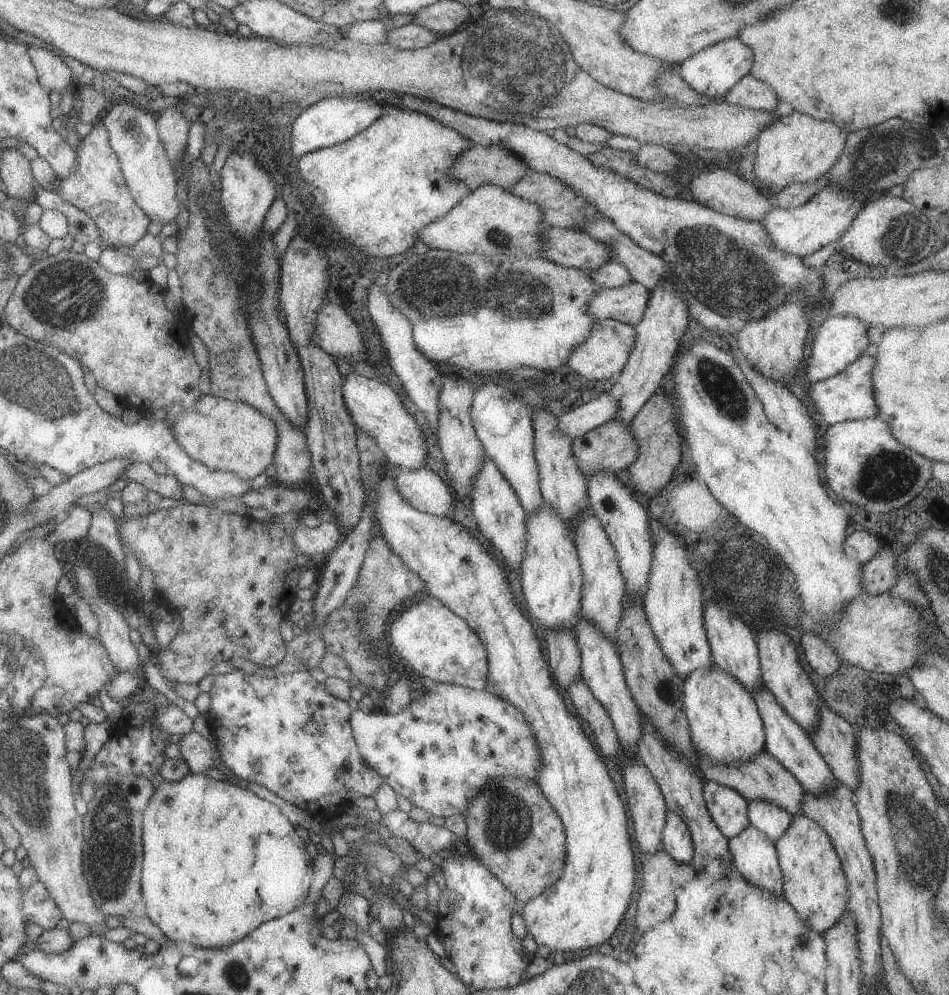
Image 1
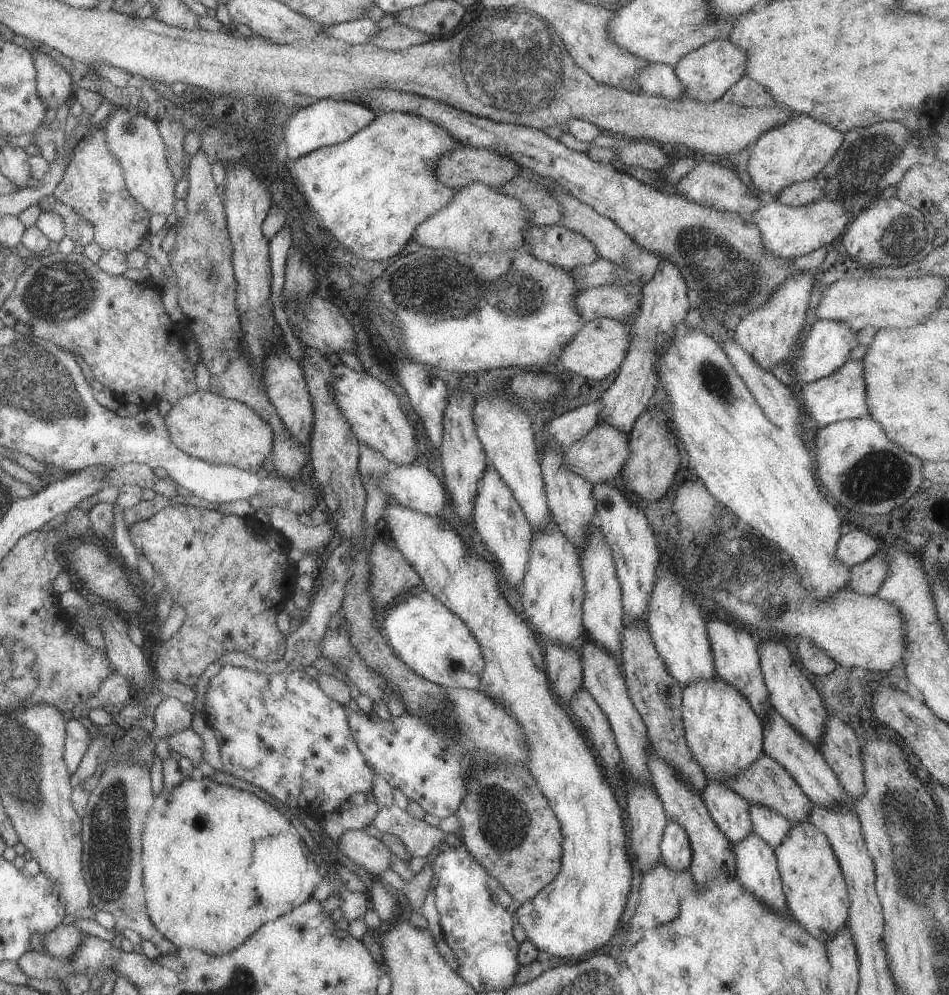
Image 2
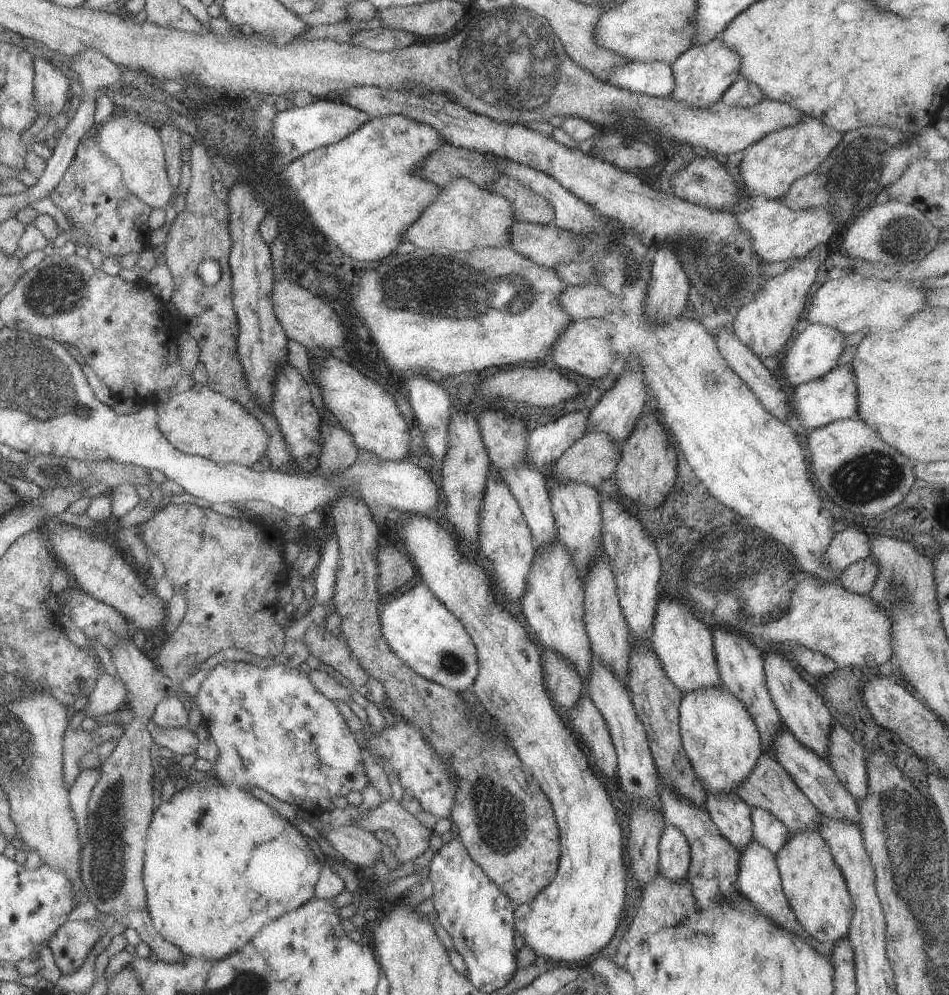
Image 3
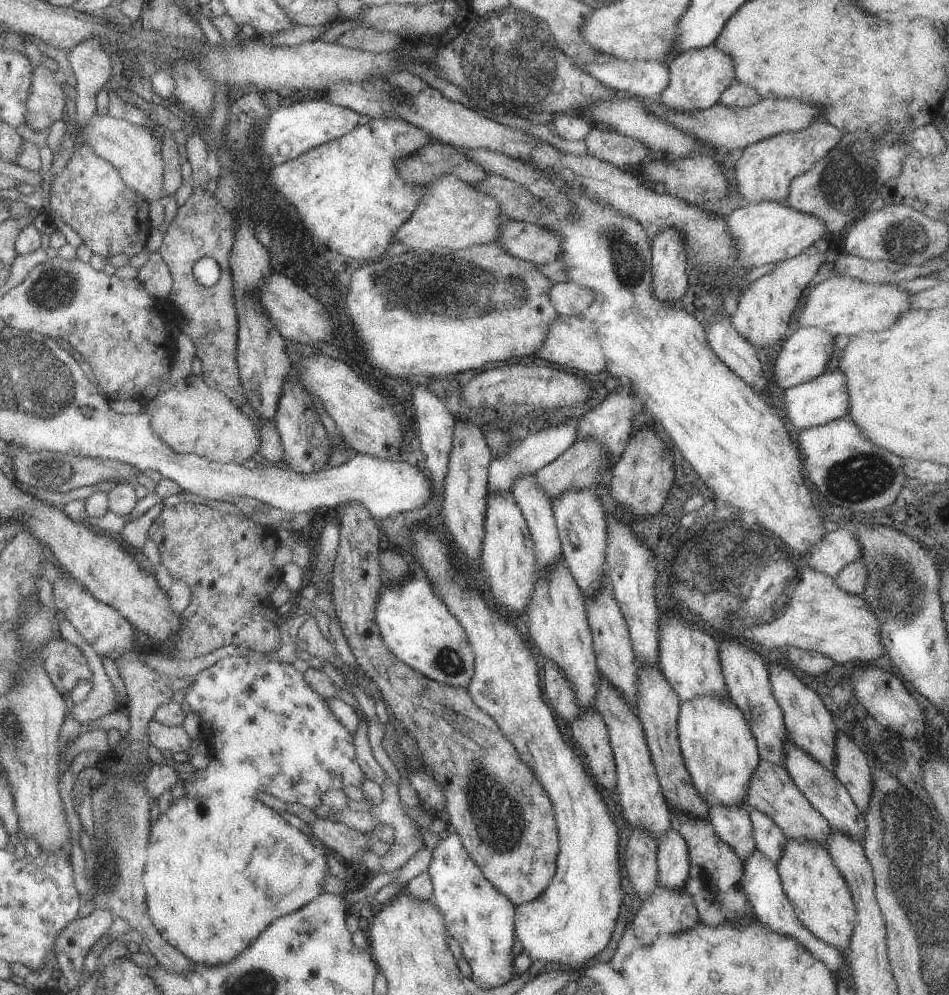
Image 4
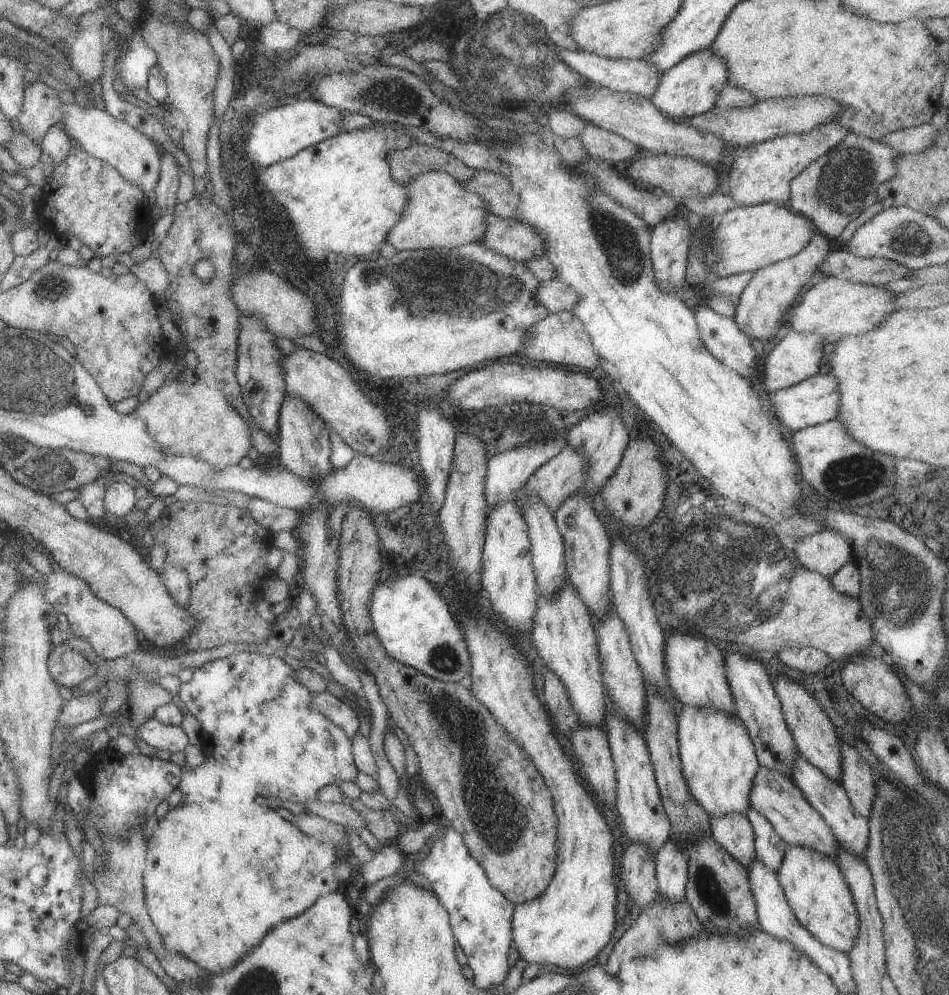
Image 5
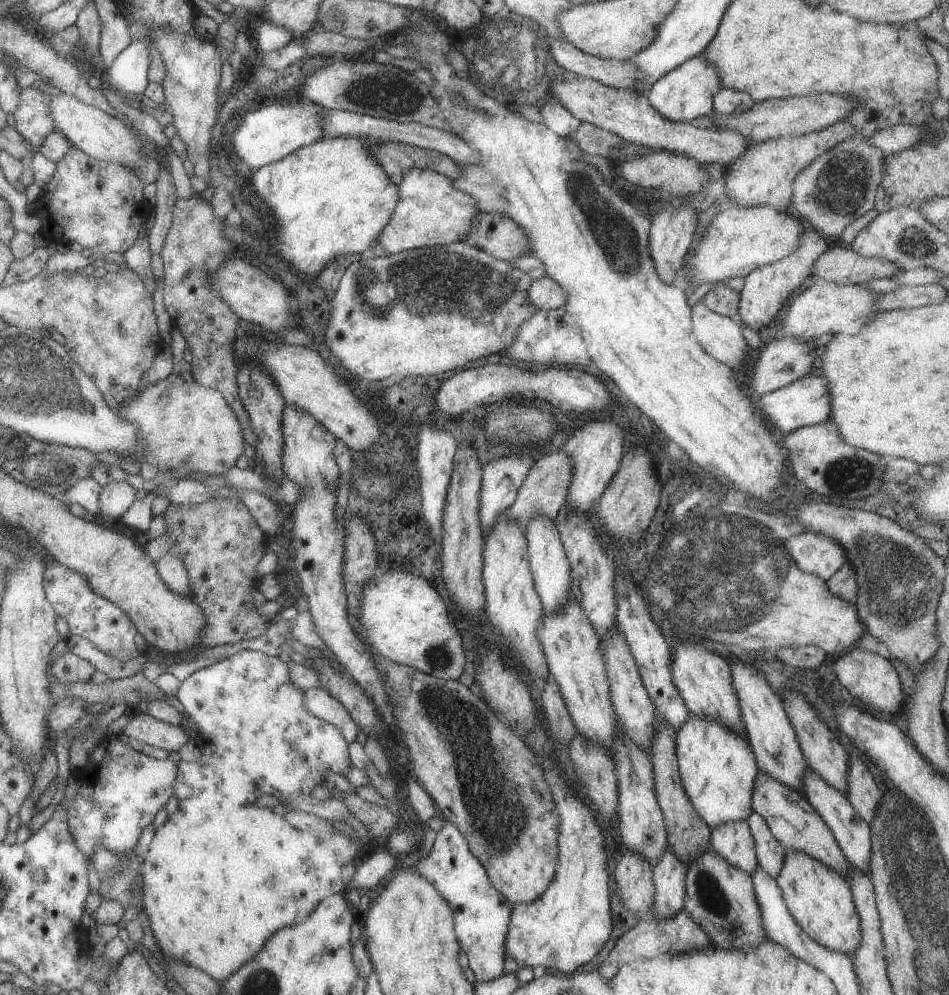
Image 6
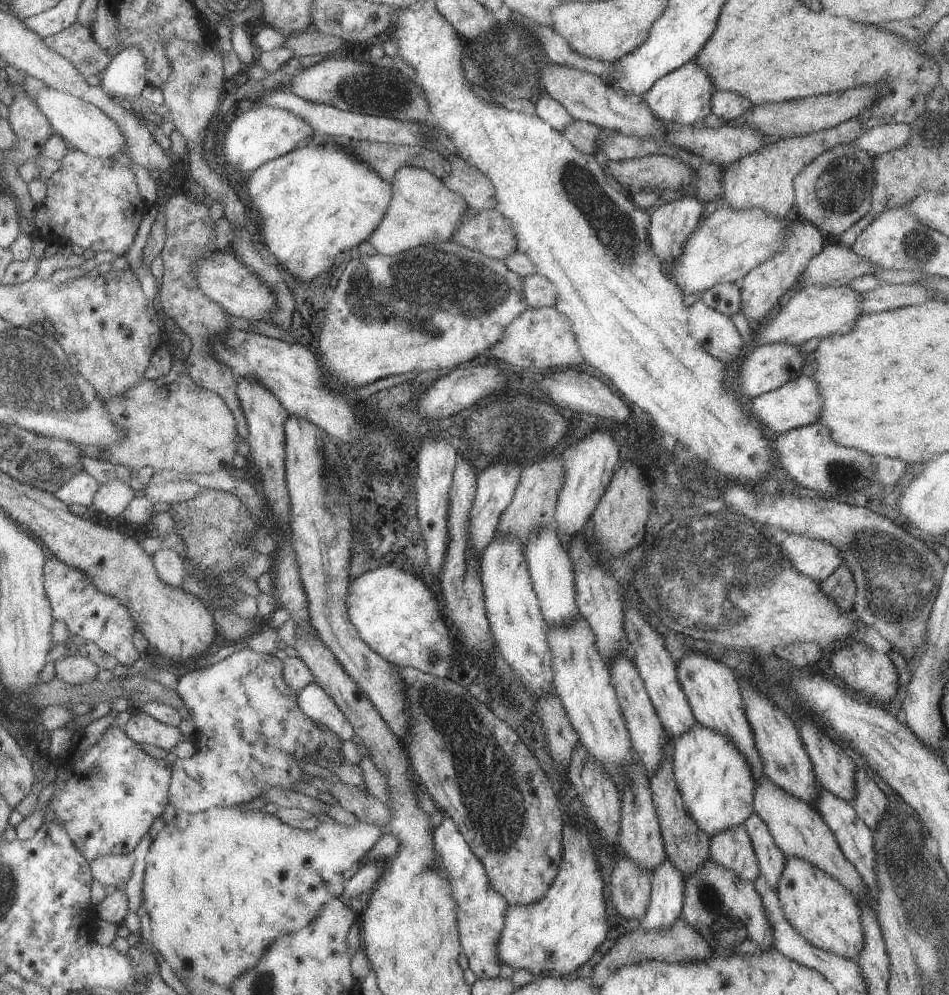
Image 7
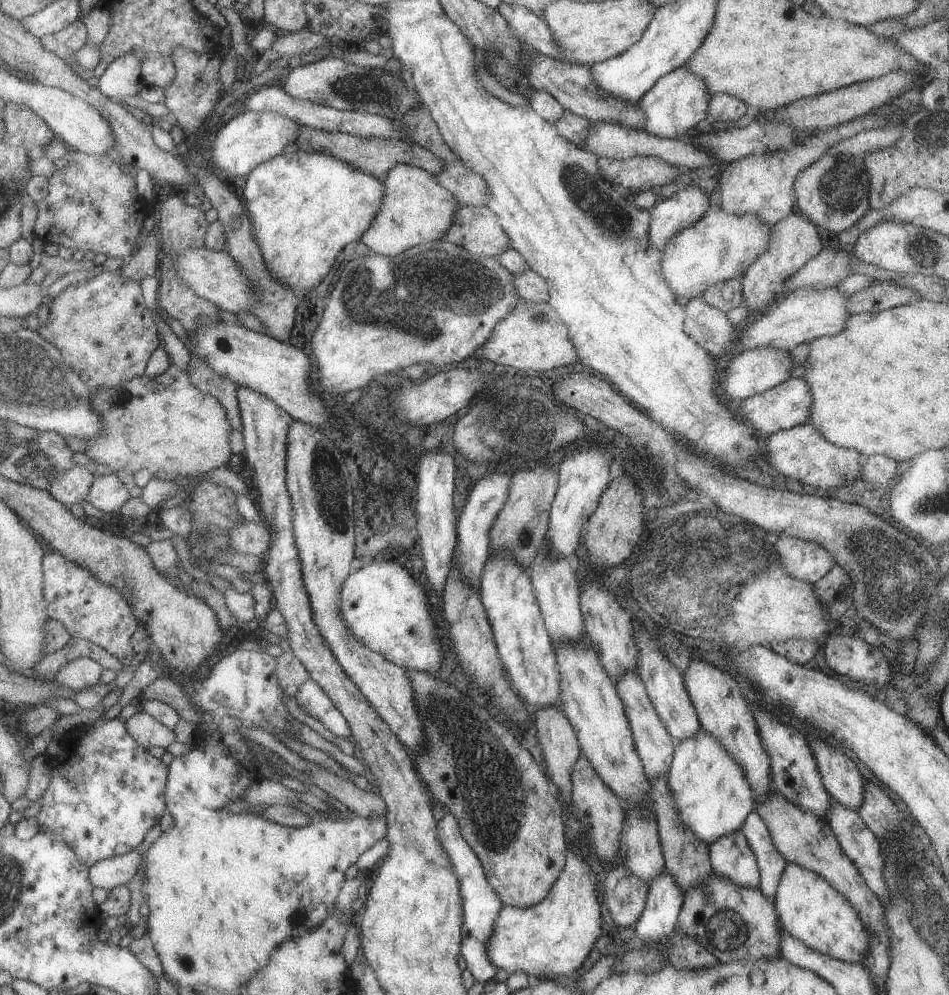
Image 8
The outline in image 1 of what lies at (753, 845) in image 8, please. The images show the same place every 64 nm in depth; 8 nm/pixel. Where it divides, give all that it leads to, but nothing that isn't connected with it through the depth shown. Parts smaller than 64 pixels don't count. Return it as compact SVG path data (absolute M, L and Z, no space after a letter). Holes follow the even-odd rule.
M763 799L749 801L748 816L752 826L764 832L774 843L792 824L790 812Z

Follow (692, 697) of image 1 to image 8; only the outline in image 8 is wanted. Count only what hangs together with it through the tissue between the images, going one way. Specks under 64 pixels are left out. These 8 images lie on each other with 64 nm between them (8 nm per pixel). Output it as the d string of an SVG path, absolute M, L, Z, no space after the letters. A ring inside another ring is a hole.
M700 730L698 735L687 740L676 741L673 762L667 775L667 784L680 821L686 829L689 829L703 844L708 846L722 836L739 832L748 814L756 810L752 789L740 766L704 730Z

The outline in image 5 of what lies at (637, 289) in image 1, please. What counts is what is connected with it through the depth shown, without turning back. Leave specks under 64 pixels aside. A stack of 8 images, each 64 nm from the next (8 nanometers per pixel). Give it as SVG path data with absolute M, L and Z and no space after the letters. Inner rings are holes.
M557 279L540 281L534 294L535 300L550 313L572 311L579 295L569 285Z

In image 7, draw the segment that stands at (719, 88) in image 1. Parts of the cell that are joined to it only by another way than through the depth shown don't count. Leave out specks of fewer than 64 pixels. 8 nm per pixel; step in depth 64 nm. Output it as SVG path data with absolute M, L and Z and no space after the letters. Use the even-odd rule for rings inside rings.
M690 60L654 82L643 98L652 114L664 125L693 126L696 120L706 118L712 112L711 98L714 91L712 76L702 66L696 65L696 60Z

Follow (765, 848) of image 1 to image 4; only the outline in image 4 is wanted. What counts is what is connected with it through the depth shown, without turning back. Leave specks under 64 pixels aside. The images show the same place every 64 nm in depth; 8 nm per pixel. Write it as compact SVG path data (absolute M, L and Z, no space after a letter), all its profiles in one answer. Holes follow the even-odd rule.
M757 849L744 861L745 874L743 877L743 887L746 895L750 900L756 918L766 929L772 930L774 933L792 938L798 945L801 945L809 954L812 954L816 960L822 962L826 969L836 978L843 972L845 968L845 956L833 948L831 945L821 942L815 938L803 925L798 921L794 908L790 905L787 895L784 893L776 864L768 861Z

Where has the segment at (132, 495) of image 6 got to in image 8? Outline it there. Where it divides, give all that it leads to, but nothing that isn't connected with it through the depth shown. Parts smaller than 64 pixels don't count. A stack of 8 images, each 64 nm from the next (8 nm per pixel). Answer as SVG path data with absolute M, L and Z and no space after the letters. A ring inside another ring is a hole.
M112 473L96 477L85 500L106 513L117 513L130 498L128 488Z

